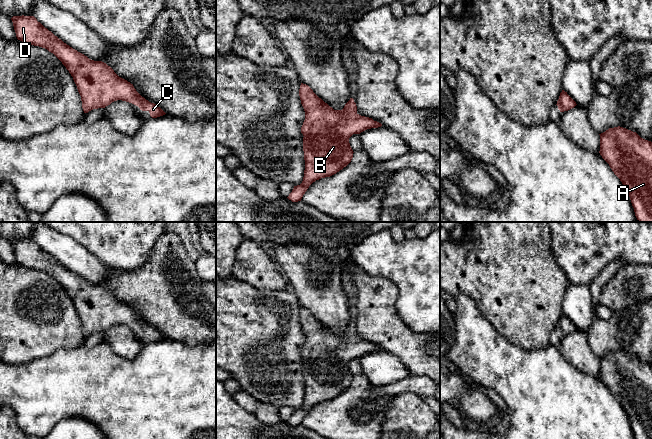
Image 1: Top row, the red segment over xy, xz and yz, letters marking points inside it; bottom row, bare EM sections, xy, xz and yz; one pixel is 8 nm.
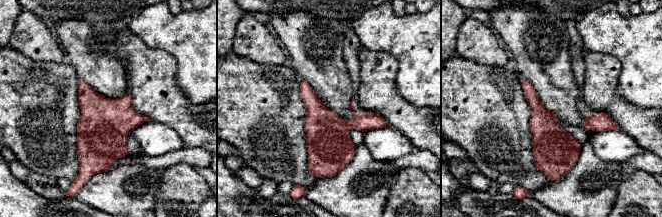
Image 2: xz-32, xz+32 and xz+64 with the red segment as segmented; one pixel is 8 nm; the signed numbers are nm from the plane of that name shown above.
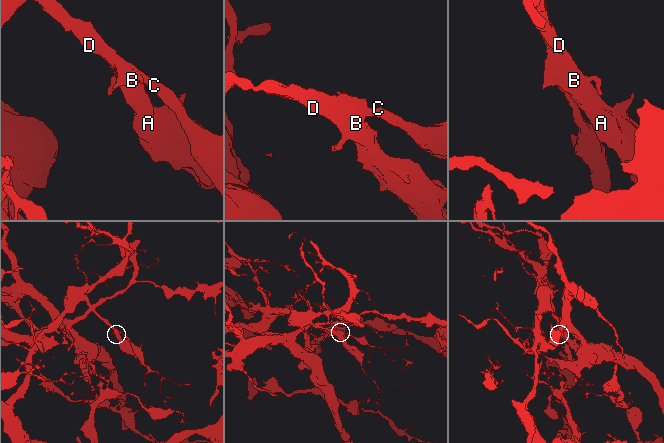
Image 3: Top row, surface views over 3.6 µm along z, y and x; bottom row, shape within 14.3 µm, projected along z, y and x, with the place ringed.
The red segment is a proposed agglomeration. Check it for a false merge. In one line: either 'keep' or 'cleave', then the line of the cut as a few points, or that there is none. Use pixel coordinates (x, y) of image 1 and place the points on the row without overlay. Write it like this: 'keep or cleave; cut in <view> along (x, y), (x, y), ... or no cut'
keep; no cut

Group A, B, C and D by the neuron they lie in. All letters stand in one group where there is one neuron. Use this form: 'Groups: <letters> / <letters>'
Groups: A B C D

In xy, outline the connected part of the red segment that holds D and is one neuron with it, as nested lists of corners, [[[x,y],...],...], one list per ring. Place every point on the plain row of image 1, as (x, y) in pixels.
[[[13,240],[11,244],[18,264],[47,273],[66,291],[81,320],[84,337],[122,324],[138,330],[142,335],[148,335],[152,342],[166,338],[156,328],[142,321],[133,308],[119,301],[106,287],[91,284],[73,273],[34,240]]]

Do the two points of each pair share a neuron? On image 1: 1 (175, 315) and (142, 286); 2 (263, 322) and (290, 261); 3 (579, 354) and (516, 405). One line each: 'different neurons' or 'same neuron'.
1: same neuron
2: different neurons
3: different neurons

